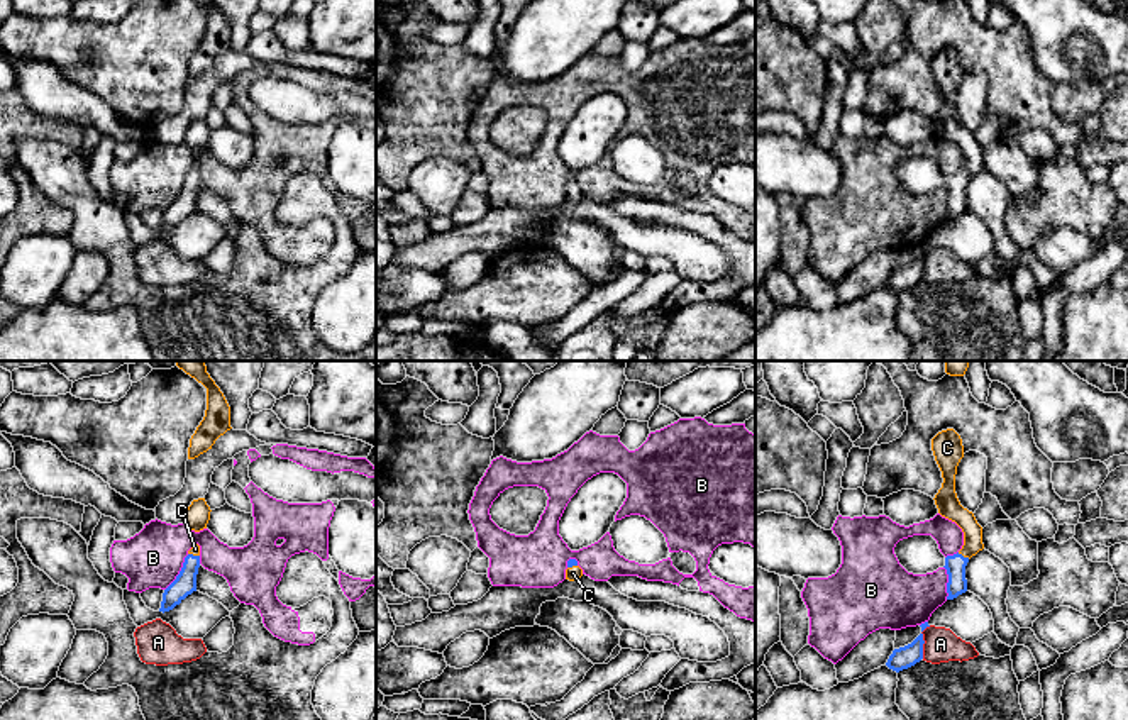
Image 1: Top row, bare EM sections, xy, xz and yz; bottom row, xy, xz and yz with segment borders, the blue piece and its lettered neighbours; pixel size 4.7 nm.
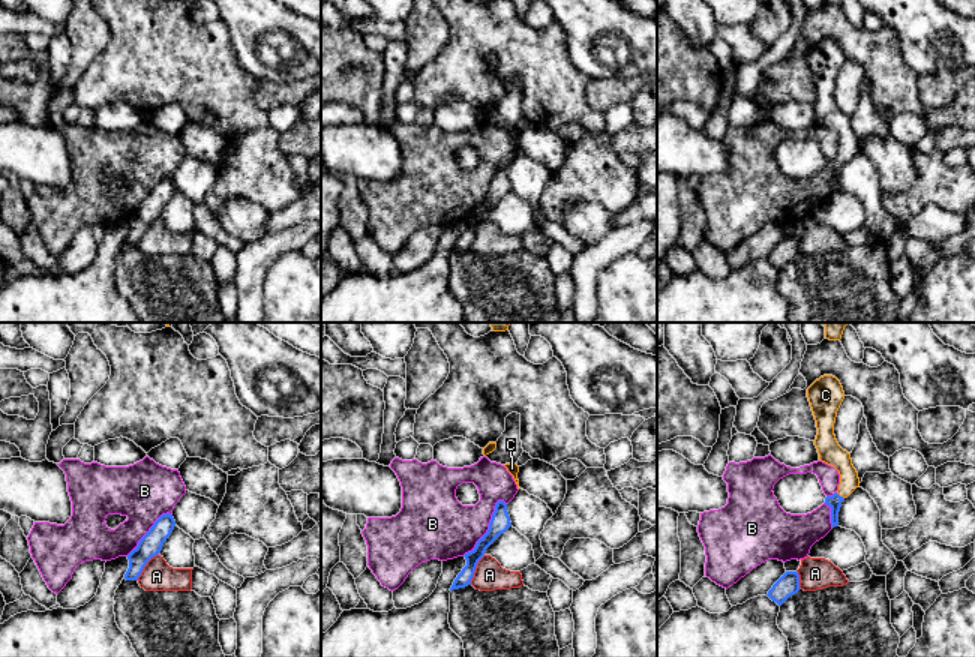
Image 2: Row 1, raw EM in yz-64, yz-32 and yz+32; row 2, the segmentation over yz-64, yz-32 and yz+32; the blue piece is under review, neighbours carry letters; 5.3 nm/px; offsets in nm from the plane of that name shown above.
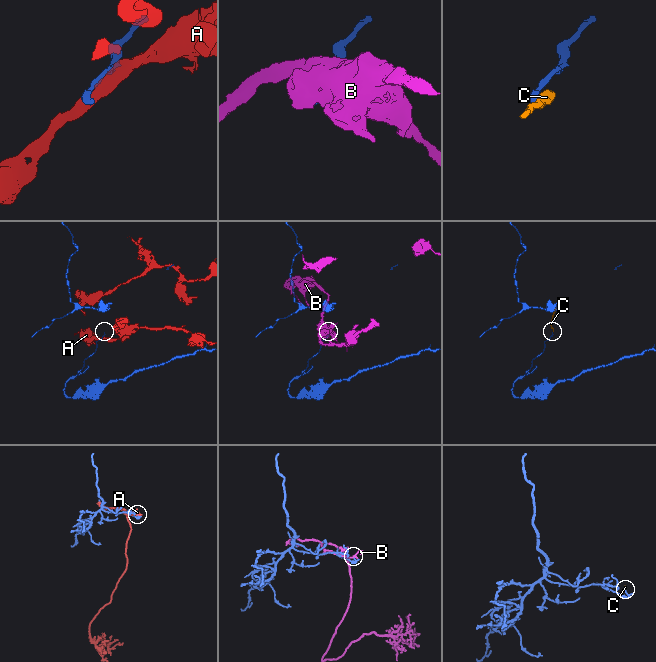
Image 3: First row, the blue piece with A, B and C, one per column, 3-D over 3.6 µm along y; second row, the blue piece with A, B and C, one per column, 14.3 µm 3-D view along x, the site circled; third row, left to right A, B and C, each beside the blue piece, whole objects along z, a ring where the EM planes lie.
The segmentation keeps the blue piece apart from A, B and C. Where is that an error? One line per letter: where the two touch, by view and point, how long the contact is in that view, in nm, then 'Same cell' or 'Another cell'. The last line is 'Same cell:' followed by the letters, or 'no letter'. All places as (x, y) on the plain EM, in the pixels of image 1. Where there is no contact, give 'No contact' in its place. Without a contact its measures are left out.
A: Touches blue at yz (923, 261). Shared border 170 nm. Another cell
B: Touches blue at xy (180, 193). Shared border 200 nm. Another cell
C: Touches blue at yz (962, 177). Shared border 70 nm. Same cell
Same cell: C

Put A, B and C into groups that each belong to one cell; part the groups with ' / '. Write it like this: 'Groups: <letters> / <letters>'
Groups: A / B / C

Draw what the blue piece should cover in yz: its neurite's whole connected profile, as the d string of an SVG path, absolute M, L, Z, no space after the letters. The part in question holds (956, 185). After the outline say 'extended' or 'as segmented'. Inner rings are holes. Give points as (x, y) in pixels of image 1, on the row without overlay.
M954 49L938 53L932 59L932 71L942 91L942 108L935 115L938 134L955 142L964 152L962 169L945 178L945 190L948 195L947 220L954 220L967 212L965 186L972 176L984 169L982 147L977 144L972 132L964 129L955 114L955 95L960 80L964 78L964 66L960 56Z | extended

